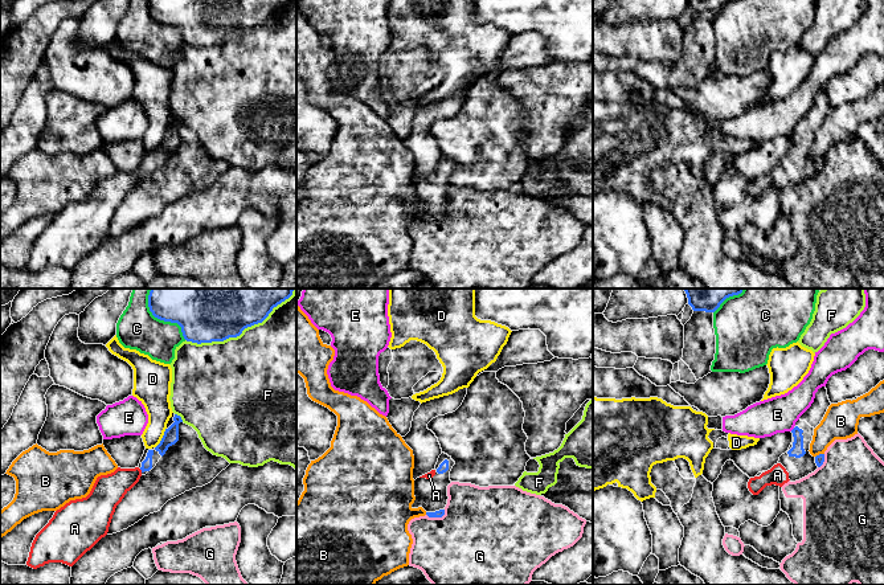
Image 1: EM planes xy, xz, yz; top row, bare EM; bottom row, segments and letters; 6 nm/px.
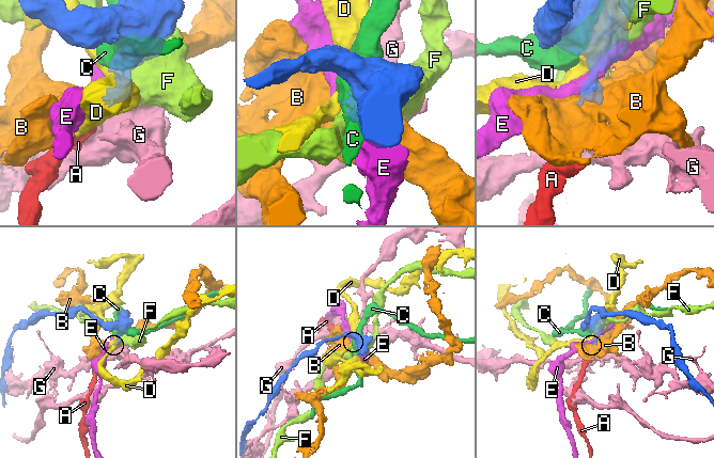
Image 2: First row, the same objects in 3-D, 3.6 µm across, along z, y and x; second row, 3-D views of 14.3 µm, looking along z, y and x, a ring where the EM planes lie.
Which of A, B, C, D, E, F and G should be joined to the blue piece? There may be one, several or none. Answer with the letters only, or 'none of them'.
A

